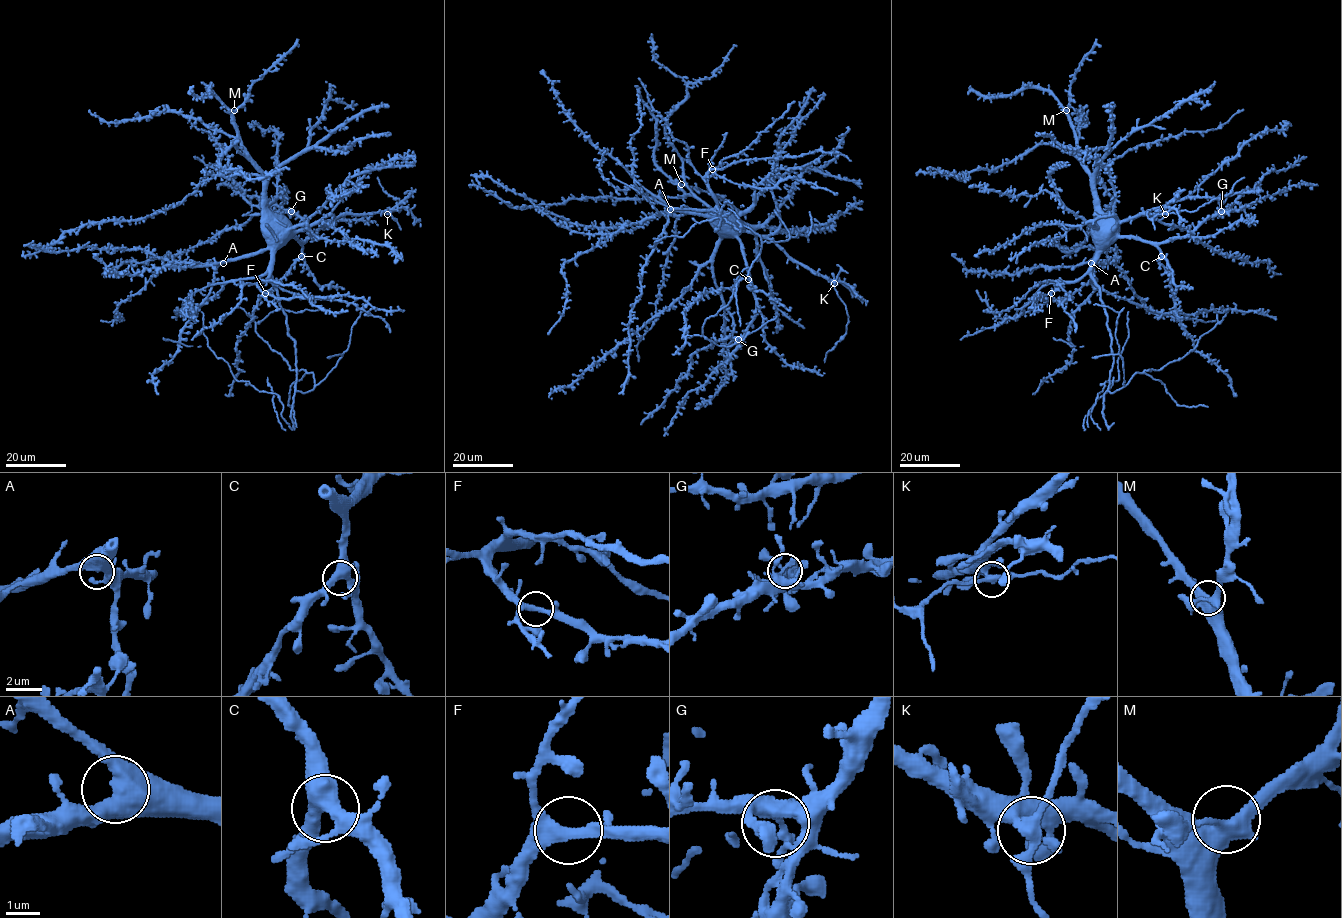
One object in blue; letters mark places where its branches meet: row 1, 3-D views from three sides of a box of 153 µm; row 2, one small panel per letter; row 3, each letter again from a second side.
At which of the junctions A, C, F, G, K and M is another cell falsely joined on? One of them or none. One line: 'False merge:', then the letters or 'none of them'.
False merge: none of them

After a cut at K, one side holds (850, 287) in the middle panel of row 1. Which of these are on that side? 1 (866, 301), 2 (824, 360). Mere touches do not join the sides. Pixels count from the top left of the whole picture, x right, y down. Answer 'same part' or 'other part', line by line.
1: same part
2: other part

